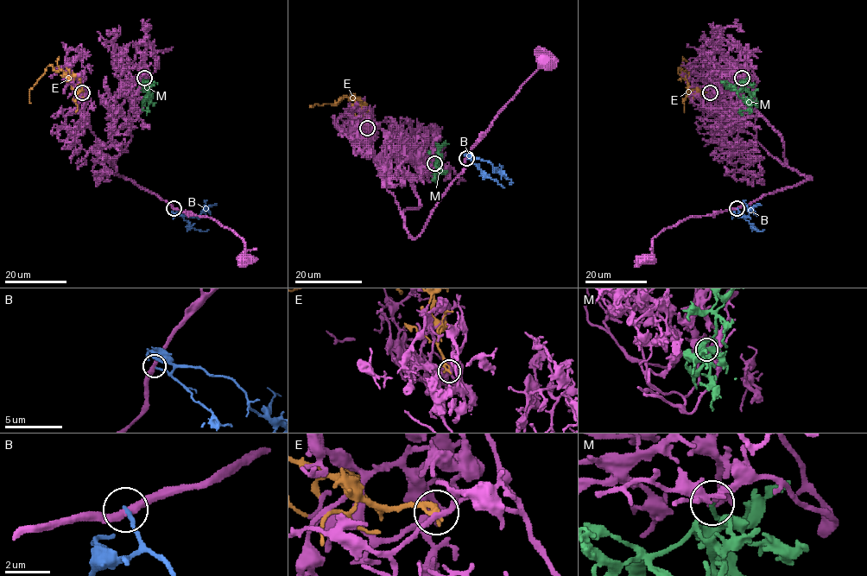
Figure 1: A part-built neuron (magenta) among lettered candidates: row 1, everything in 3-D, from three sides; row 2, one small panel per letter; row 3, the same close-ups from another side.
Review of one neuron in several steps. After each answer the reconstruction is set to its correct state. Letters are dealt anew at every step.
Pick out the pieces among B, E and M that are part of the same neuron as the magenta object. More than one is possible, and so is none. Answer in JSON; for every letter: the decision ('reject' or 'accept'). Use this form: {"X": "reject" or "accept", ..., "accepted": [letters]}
{"B": "reject", "E": "reject", "M": "accept", "accepted": ["M"]}

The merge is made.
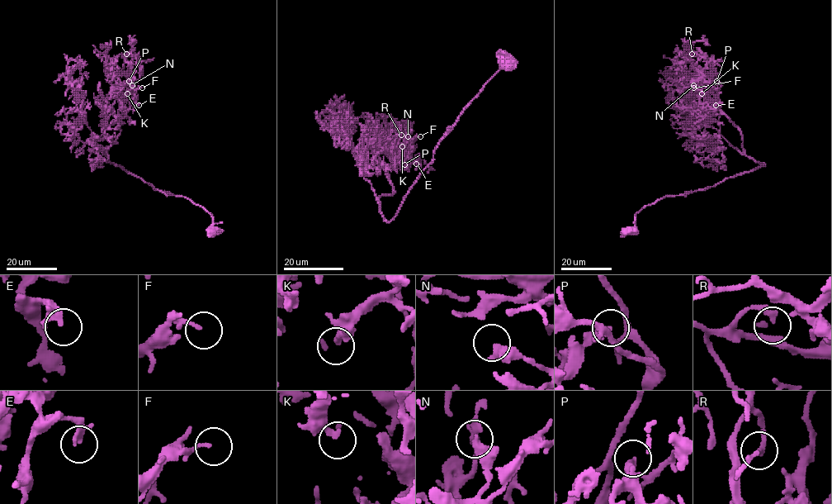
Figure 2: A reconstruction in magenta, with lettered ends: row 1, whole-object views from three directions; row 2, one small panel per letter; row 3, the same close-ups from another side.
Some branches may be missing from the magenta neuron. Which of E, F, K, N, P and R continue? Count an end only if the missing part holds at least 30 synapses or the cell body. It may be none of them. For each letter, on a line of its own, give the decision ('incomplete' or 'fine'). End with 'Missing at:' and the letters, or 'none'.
E: fine
F: fine
K: fine
N: fine
P: fine
R: incomplete
Missing at: R

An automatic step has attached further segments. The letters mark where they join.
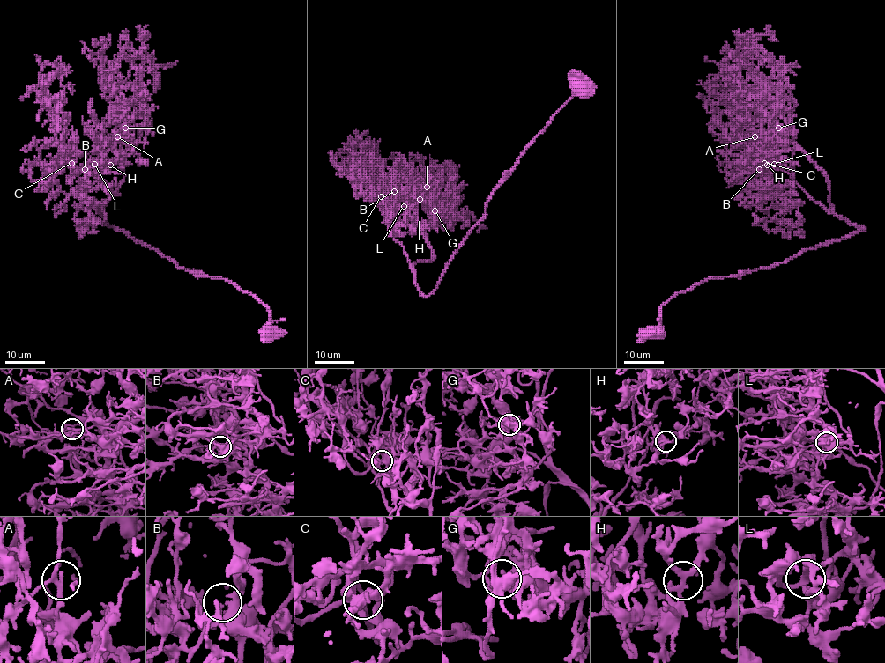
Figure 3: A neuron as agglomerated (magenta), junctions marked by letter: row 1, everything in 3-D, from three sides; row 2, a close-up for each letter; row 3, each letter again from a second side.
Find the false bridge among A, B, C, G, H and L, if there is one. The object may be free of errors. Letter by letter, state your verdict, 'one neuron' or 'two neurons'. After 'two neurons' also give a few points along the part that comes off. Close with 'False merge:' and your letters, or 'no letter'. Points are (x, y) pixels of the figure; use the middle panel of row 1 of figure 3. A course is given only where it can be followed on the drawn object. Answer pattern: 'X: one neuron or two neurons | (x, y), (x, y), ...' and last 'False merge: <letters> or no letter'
A: one neuron
B: one neuron
C: one neuron
G: one neuron
H: one neuron
L: one neuron
False merge: no letter

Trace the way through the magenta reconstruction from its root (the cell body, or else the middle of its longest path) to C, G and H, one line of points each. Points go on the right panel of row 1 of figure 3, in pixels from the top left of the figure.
C: (654, 334), (660, 307), (679, 293), (784, 263), (864, 228), (814, 202), (768, 150), (764, 162)
G: (654, 334), (679, 293), (864, 228), (834, 212), (825, 174), (801, 151), (770, 139), (778, 128)
H: (654, 334), (679, 293), (864, 228), (834, 212), (825, 174), (785, 137), (772, 138), (767, 165)

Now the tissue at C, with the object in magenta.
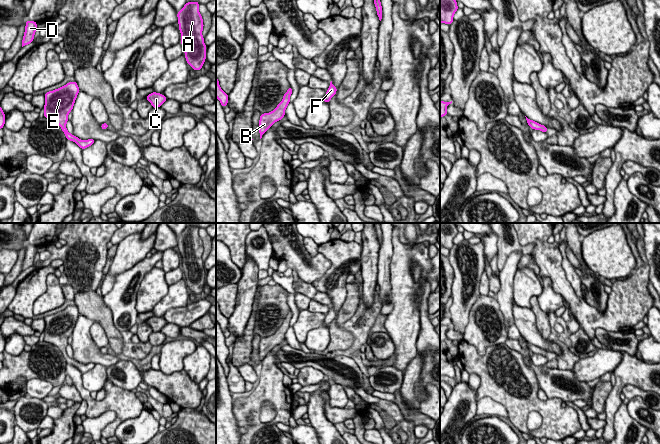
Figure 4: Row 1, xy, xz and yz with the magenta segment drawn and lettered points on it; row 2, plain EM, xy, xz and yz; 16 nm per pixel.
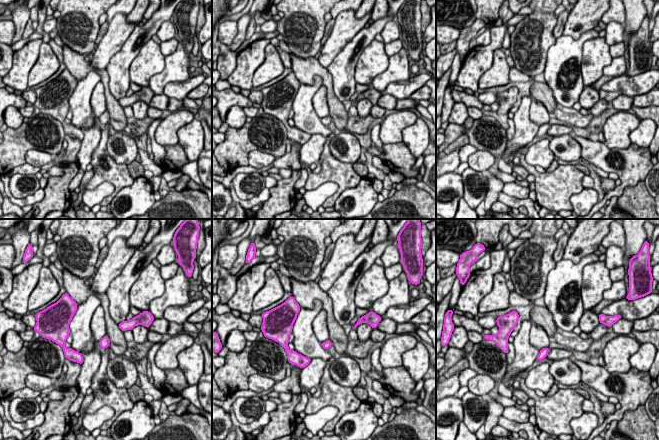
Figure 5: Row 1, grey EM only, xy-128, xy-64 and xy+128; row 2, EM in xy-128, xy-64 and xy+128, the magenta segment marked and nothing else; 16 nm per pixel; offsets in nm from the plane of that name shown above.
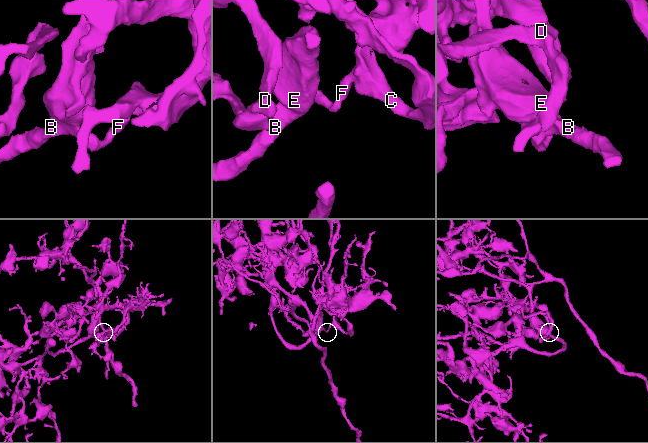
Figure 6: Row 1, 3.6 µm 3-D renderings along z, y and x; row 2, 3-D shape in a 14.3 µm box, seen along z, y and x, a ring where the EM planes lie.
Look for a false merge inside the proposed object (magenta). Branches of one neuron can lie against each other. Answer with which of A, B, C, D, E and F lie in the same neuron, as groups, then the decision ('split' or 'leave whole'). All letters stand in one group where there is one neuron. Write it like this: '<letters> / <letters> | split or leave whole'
A B C D E F | leave whole

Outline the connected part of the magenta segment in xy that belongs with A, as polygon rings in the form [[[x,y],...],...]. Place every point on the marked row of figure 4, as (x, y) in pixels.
[[[187,2],[177,13],[177,17],[186,62],[198,71],[206,60],[207,48],[202,36],[204,24],[199,12],[199,2]]]

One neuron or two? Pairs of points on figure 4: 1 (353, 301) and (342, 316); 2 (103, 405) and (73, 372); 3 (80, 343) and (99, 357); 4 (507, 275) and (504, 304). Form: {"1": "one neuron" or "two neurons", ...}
{"1": "one neuron", "2": "one neuron", "3": "one neuron", "4": "one neuron"}

